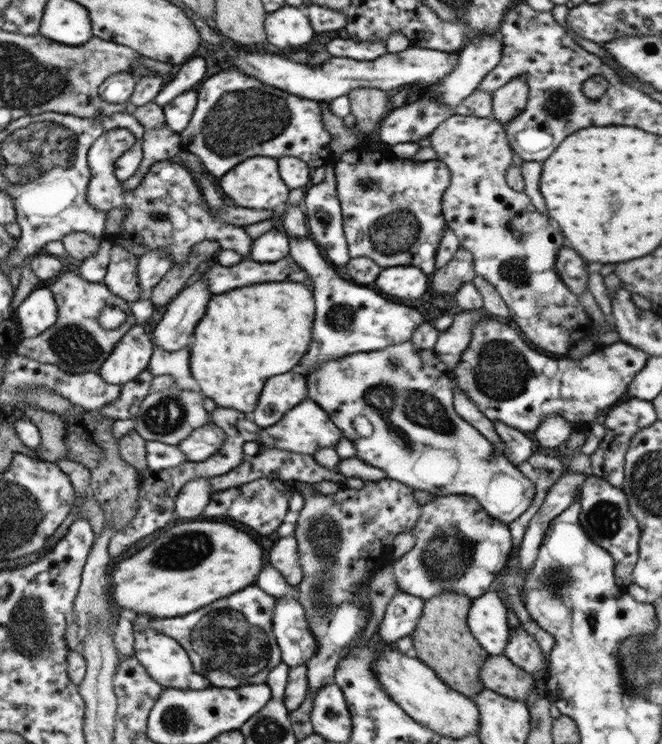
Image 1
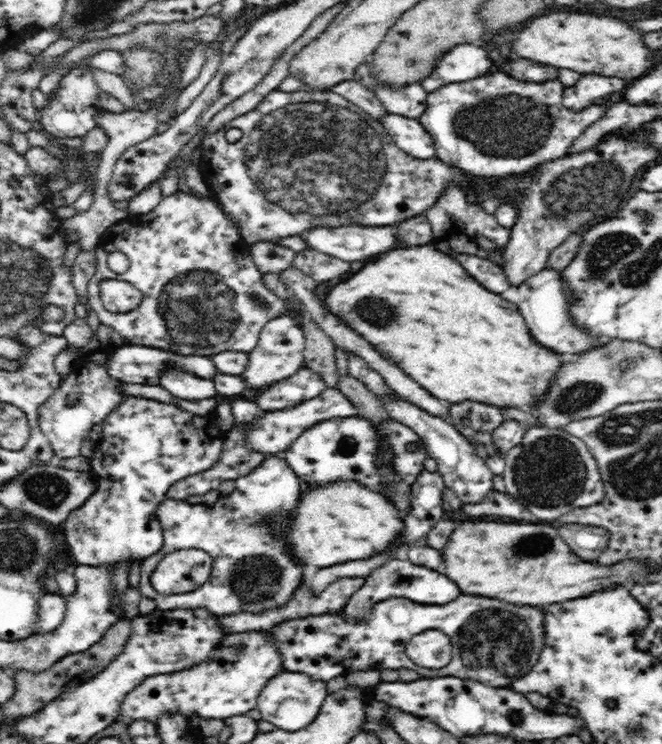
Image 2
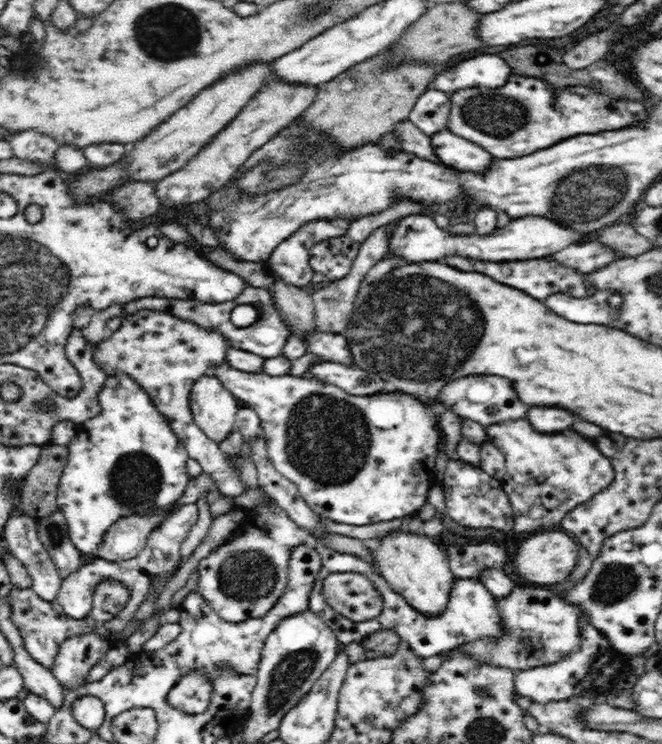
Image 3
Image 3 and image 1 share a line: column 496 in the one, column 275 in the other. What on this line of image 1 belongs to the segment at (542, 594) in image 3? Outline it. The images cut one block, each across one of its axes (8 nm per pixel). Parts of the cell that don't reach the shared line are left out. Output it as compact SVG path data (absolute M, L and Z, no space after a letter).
M253 584L191 614L153 620L151 624L137 626L137 630L153 628L177 640L185 648L195 672L207 676L211 684L223 684L223 688L265 684L269 672L283 662L279 644L271 630L275 602L275 596L269 596Z

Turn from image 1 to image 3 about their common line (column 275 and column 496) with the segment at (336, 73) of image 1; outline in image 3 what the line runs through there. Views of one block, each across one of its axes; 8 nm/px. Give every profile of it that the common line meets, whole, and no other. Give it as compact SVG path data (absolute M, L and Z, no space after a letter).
M484 54L484 56L458 62L454 68L448 68L446 72L442 72L438 78L432 80L432 88L442 90L446 94L454 94L464 88L496 90L496 88L502 88L510 76L512 72L506 60L494 54Z

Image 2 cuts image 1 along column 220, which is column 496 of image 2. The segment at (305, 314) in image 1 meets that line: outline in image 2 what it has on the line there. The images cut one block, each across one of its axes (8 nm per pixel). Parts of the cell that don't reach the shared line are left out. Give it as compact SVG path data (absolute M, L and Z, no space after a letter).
M434 246L400 248L380 256L346 282L334 286L324 308L350 324L350 328L366 338L380 354L416 380L420 388L452 406L462 402L480 402L502 410L534 406L534 402L548 392L564 364L560 354L536 344L512 302L482 288L482 284L478 284L454 258Z

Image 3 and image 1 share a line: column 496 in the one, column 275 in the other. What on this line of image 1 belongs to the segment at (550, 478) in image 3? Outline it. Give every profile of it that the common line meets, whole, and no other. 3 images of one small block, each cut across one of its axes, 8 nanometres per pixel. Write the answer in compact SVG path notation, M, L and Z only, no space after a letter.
M303 400L301 404L297 404L295 408L291 408L279 422L275 422L269 428L257 430L257 446L261 448L277 448L277 450L287 450L287 452L295 452L295 454L303 454L303 456L313 456L321 446L325 448L333 448L337 446L337 442L341 440L341 430L329 420L327 412L311 402L311 400Z

